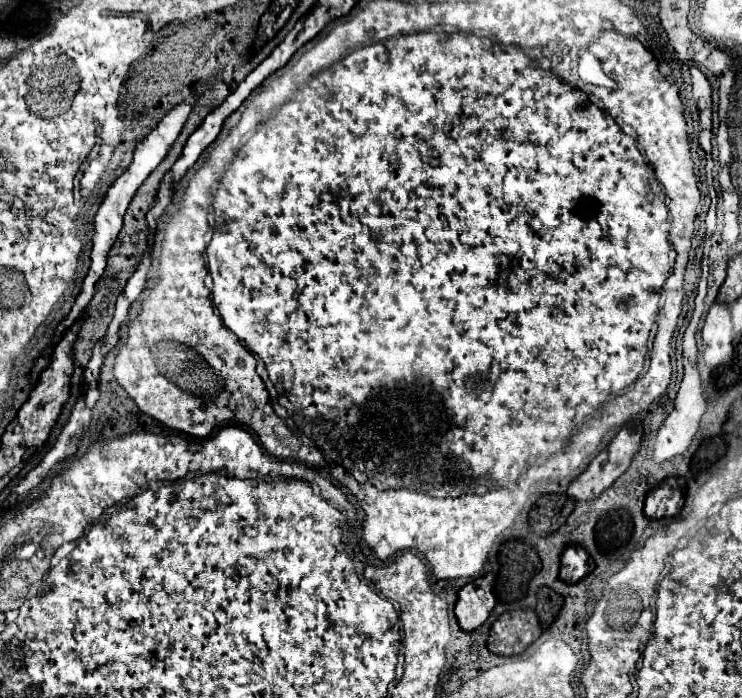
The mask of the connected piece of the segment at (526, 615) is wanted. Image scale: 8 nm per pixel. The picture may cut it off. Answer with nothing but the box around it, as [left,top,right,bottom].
[487,610,541,656]

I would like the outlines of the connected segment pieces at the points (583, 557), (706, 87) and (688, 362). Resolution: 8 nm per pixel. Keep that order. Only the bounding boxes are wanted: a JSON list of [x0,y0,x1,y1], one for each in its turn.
[[561,546,595,584],[691,68,711,152],[651,278,705,464]]

